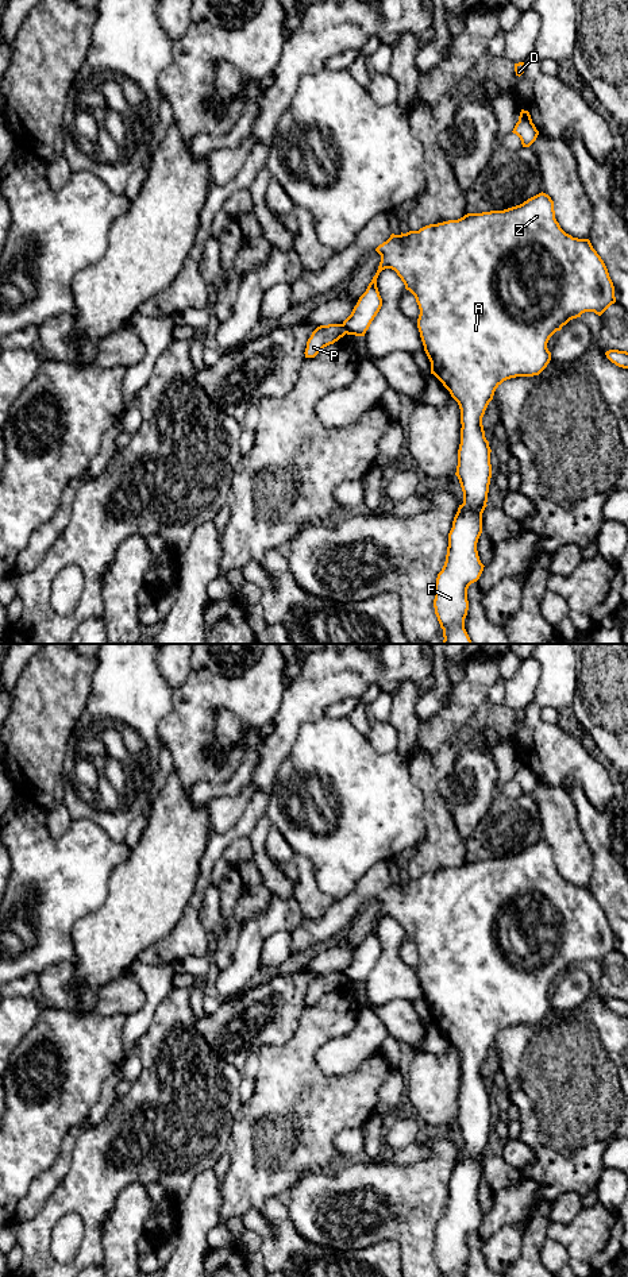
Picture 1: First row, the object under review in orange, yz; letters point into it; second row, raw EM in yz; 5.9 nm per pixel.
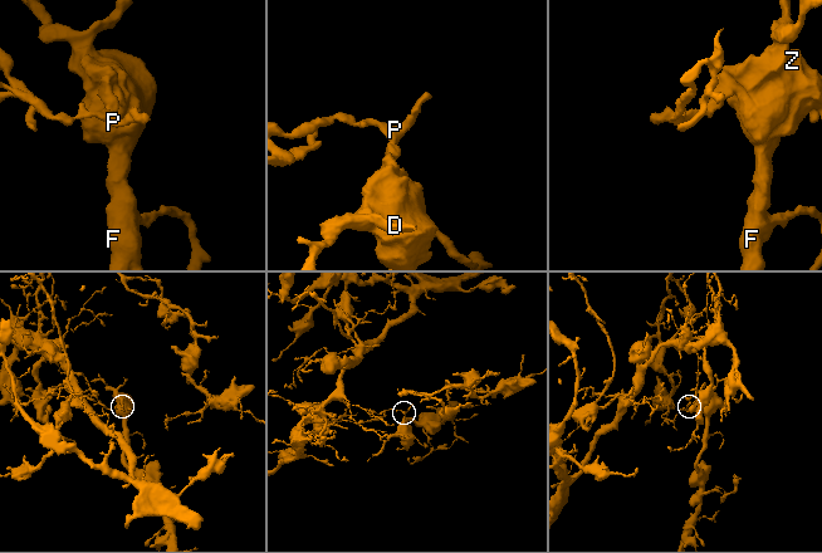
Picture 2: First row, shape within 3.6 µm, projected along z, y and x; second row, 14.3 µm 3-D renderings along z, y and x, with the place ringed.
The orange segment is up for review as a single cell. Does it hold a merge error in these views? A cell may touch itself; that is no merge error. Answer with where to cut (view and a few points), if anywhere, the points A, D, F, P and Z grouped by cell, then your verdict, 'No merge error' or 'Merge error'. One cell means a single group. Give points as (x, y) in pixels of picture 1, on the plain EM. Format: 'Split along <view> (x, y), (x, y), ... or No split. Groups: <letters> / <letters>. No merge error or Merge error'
Split along yz (342, 972), (346, 980). Groups: A D F Z / P. Merge error

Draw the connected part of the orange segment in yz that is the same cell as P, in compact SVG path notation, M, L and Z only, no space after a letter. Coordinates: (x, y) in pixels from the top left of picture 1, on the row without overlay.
M343 972L317 975L307 989L305 1006L315 1006L324 995L334 992L346 983Z

